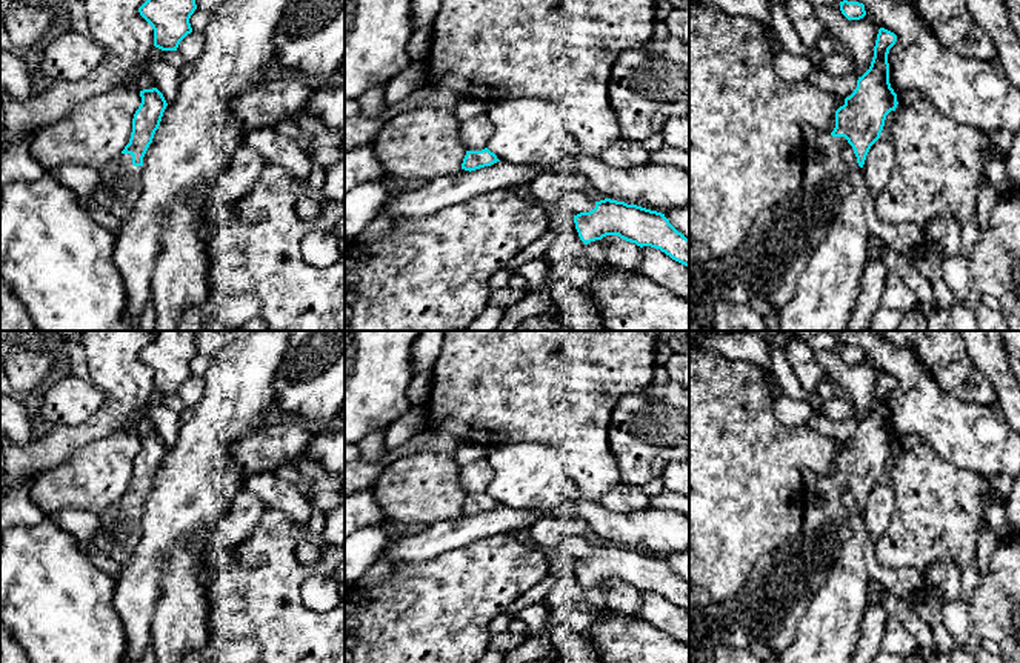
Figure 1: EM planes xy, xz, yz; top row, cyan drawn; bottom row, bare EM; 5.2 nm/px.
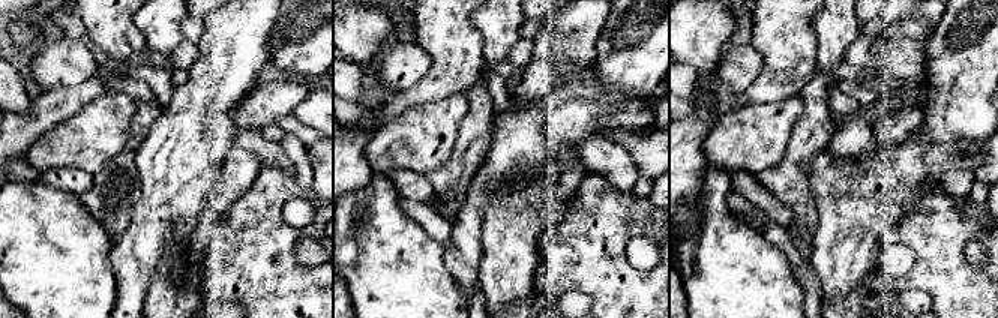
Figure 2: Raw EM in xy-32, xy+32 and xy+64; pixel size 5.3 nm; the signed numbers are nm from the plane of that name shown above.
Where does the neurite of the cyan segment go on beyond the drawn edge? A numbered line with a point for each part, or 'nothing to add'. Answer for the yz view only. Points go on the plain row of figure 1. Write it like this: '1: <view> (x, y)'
1: yz (774, 597)

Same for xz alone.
1: xz (476, 477)

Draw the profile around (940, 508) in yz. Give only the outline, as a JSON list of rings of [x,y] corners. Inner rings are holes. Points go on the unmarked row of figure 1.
[[[925,441],[908,451],[897,449],[891,485],[897,508],[871,551],[885,568],[914,568],[922,575],[934,563],[952,563],[960,569],[969,566],[977,557],[977,537],[985,521],[985,497],[989,495],[994,501],[1005,503],[988,478],[949,463]]]

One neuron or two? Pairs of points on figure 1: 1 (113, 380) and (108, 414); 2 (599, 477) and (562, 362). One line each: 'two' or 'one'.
1: one
2: one

